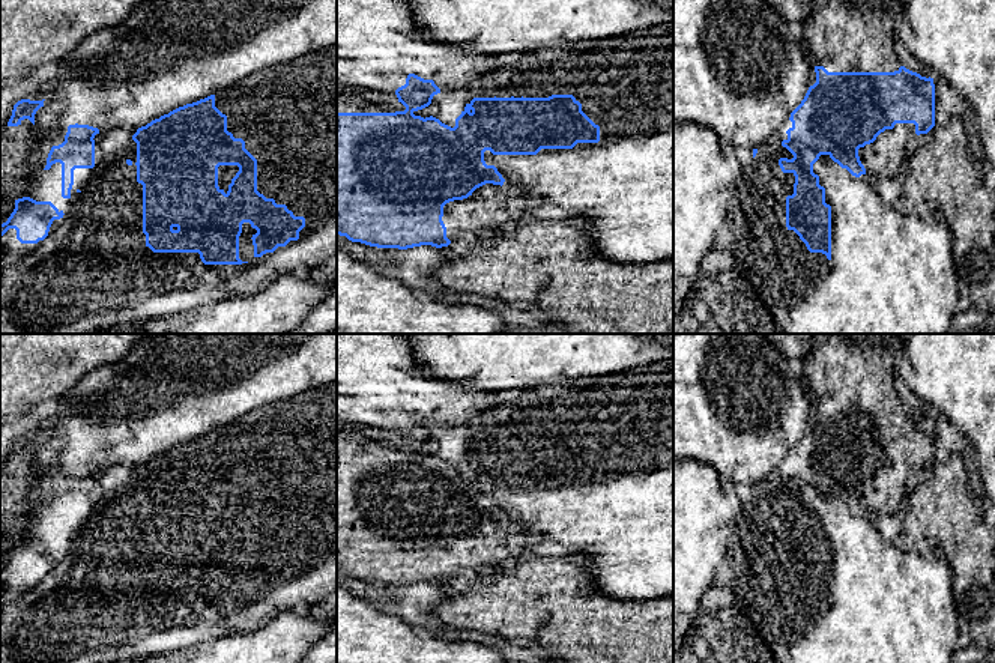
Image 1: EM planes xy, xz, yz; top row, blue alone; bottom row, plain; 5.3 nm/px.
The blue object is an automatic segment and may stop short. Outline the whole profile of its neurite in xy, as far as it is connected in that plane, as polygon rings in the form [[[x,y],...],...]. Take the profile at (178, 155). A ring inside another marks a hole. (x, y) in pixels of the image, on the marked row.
[[[215,95],[179,107],[132,135],[137,143],[137,182],[143,185],[143,233],[146,247],[153,253],[198,253],[204,265],[242,265],[239,259],[239,236],[242,224],[250,223],[257,230],[253,235],[254,257],[274,253],[290,241],[299,239],[305,227],[304,216],[295,216],[286,204],[277,204],[257,191],[257,159],[245,149],[242,138],[234,138],[227,131],[227,116],[215,107]],[[237,165],[239,171],[231,179],[228,191],[218,186],[218,167]]]

